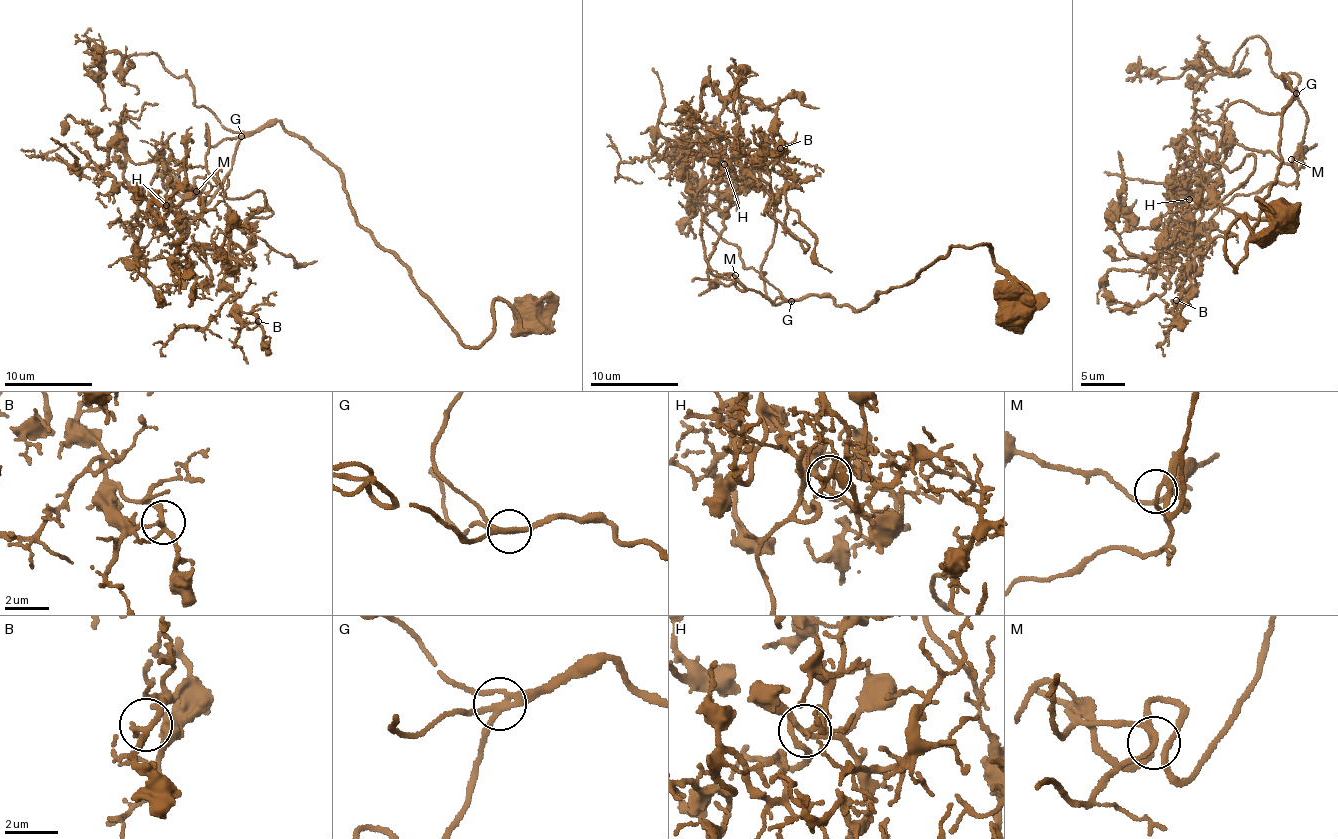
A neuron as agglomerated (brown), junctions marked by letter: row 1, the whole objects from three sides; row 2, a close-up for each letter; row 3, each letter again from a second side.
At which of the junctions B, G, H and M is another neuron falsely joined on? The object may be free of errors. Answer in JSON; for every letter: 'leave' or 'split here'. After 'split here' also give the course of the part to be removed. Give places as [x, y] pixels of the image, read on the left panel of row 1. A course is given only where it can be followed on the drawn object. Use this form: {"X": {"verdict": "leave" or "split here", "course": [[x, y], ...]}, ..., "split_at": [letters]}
{"B": {"verdict": "leave"}, "G": {"verdict": "leave"}, "H": {"verdict": "leave"}, "M": {"verdict": "leave"}, "split_at": []}

